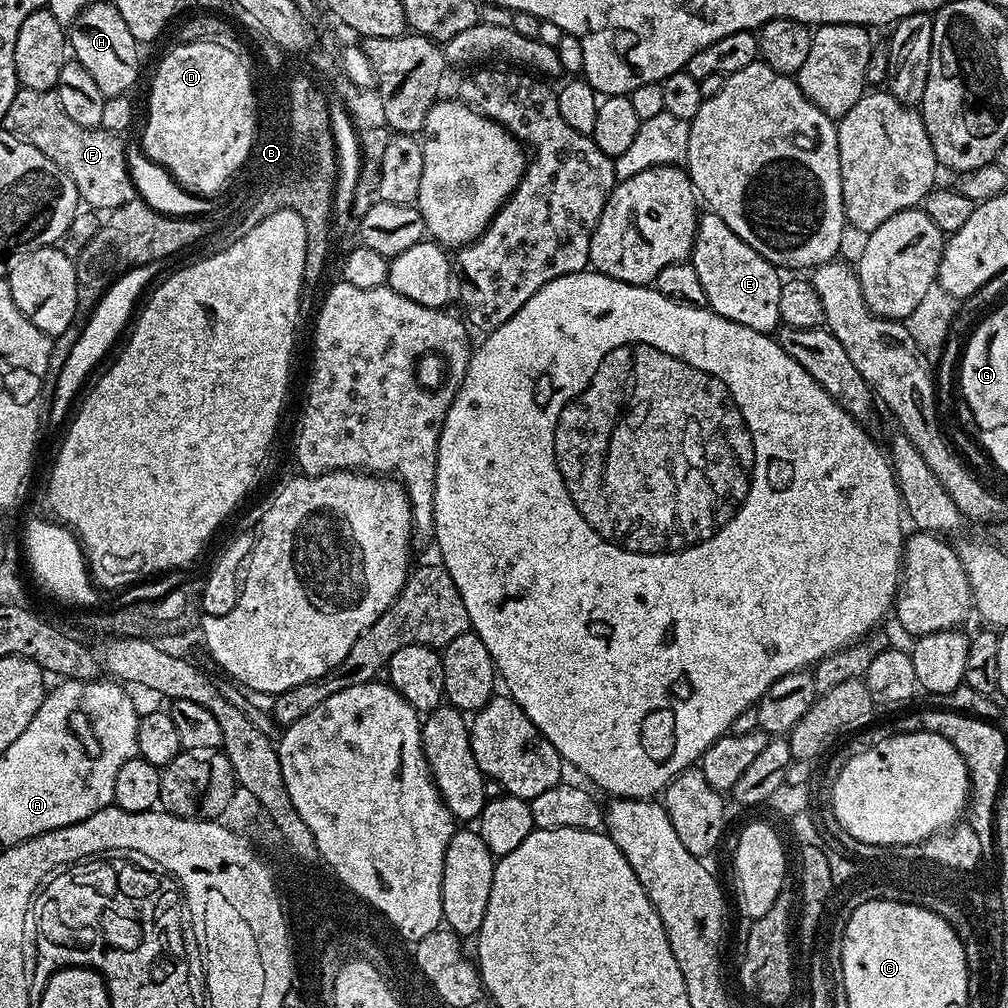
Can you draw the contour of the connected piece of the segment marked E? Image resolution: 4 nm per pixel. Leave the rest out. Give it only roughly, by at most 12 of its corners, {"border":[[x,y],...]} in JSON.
{"border":[[711,210],[690,263],[713,312],[777,331],[781,273]]}

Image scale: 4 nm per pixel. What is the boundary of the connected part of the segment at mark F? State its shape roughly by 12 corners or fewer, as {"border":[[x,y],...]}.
{"border":[[17,87],[2,126],[92,210],[137,199],[125,141],[78,126],[55,91]]}

